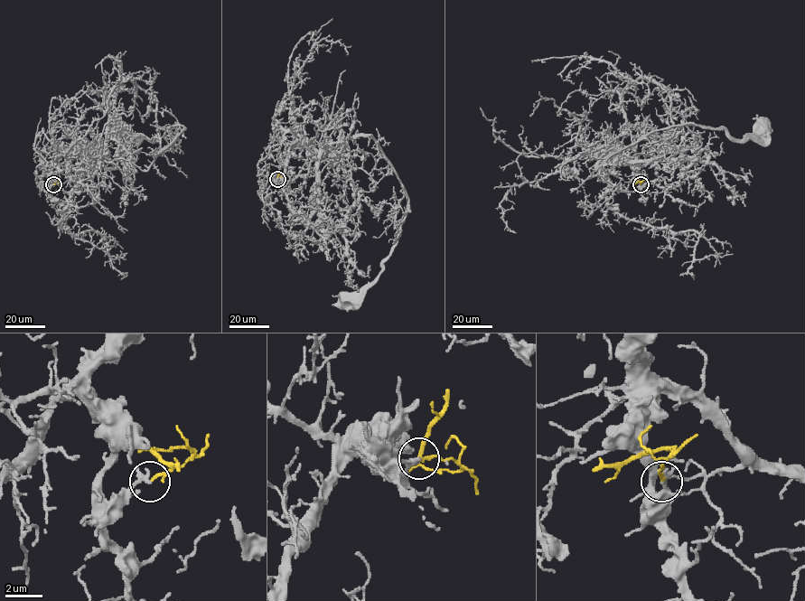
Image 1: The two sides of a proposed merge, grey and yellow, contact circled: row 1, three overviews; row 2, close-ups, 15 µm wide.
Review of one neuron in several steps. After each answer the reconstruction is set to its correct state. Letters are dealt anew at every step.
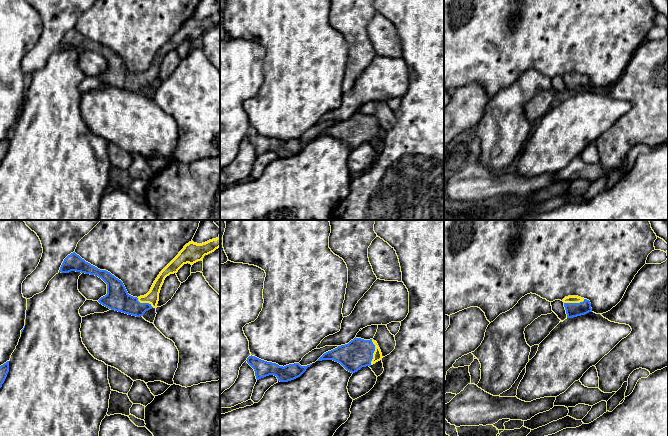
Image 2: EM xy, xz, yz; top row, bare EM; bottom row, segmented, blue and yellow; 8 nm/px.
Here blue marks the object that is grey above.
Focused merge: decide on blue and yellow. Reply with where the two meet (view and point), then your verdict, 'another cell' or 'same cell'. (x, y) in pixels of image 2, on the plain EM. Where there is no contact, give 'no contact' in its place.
contact xz (373, 128); same cell

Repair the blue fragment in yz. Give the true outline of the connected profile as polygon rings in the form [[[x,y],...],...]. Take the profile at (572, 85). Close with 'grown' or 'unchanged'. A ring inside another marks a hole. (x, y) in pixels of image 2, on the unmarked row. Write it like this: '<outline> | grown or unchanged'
[[[568,72],[563,75],[567,94],[573,94],[592,88],[589,76],[578,73]]] | grown

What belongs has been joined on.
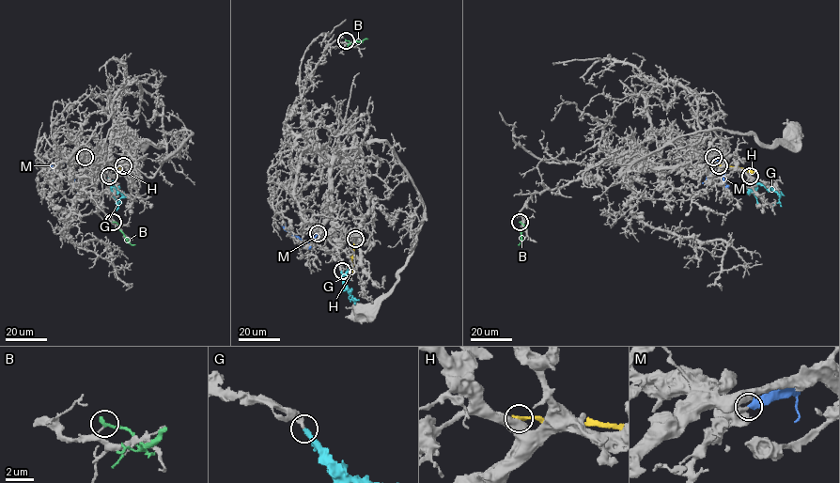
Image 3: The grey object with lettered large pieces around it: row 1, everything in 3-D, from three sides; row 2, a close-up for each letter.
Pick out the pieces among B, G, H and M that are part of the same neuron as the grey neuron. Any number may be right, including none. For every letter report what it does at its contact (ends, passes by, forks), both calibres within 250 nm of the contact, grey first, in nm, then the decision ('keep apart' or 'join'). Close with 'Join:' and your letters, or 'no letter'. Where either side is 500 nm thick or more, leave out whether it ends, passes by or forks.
B: it ends there; 130 nm thick on the grey side, 280 nm on the other; keep apart
G: it ends there; 280 nm thick on the grey side, 320 nm on the other; join
H: 550 nm thick on the grey side, 320 nm on the other; keep apart
M: it passes by; 460 nm thick on the grey side, 240 nm on the other; keep apart
Join: G

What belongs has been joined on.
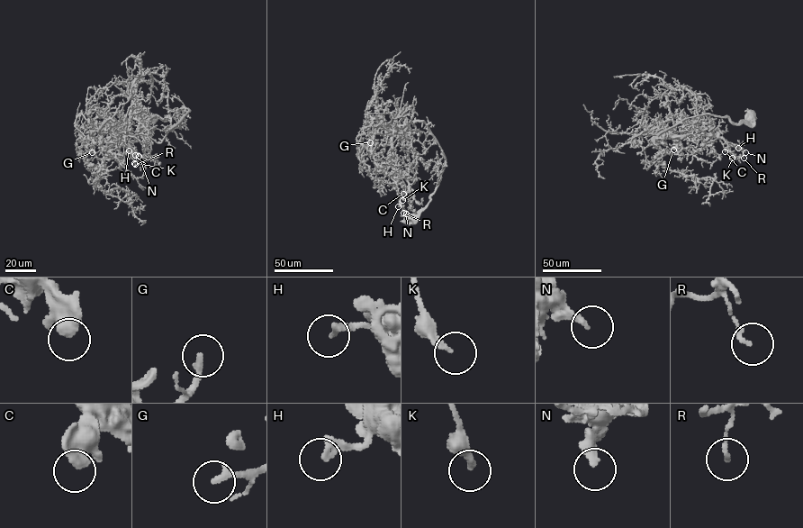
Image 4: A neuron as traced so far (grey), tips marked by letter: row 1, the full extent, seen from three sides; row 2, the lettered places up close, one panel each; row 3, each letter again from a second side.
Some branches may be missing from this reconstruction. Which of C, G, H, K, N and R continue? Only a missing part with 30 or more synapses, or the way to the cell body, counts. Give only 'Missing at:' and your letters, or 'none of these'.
Missing at: none of these

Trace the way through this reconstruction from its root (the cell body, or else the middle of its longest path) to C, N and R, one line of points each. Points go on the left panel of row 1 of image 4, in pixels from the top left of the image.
C: (141, 111), (166, 119), (170, 111), (188, 110), (160, 142), (142, 133), (122, 133), (135, 155)
N: (141, 111), (166, 119), (170, 111), (188, 110), (160, 142), (142, 133), (122, 133), (139, 156)
R: (141, 111), (166, 119), (170, 111), (188, 110), (160, 142), (142, 133), (122, 133), (138, 155), (135, 164)

